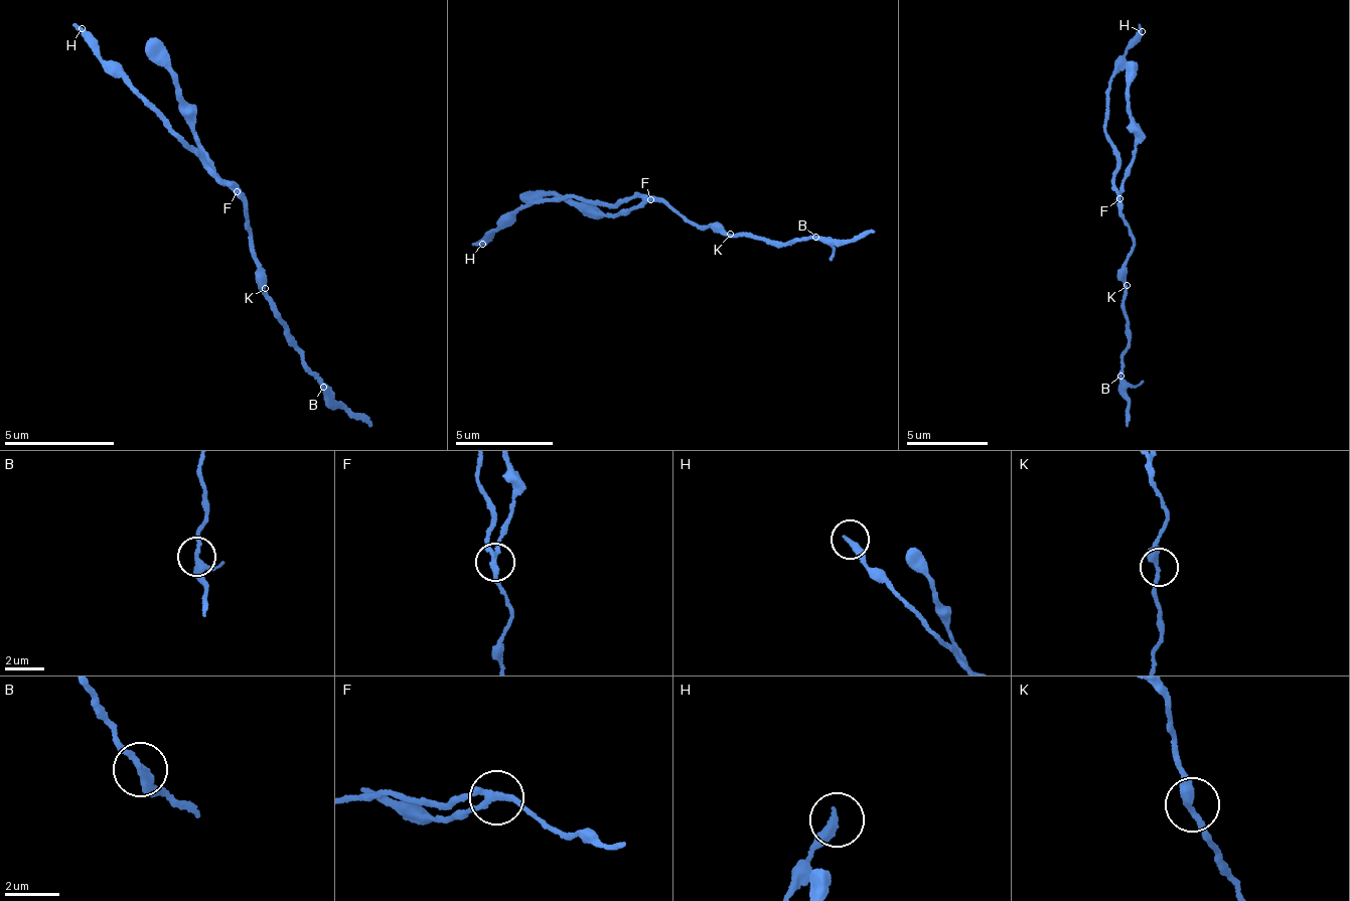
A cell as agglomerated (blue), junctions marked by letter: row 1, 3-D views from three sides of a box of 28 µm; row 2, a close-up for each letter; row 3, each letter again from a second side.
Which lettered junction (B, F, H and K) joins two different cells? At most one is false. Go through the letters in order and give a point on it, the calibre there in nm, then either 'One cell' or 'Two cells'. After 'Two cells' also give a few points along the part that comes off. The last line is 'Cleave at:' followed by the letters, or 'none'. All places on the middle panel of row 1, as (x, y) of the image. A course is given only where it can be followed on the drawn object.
B: Place: (815, 237). Thickness 240 nm. One cell
F: Place: (650, 199). Thickness 200 nm. Two cells. Course of the part to remove: (651, 197), (604, 216), (557, 192), (517, 196)
H: Place: (482, 244). Thickness 380 nm. One cell
K: Place: (730, 234). Thickness 260 nm. One cell
Cleave at: F

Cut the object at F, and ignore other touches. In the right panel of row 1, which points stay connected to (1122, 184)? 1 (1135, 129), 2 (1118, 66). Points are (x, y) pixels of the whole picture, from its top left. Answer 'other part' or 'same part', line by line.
1: same part
2: other part

